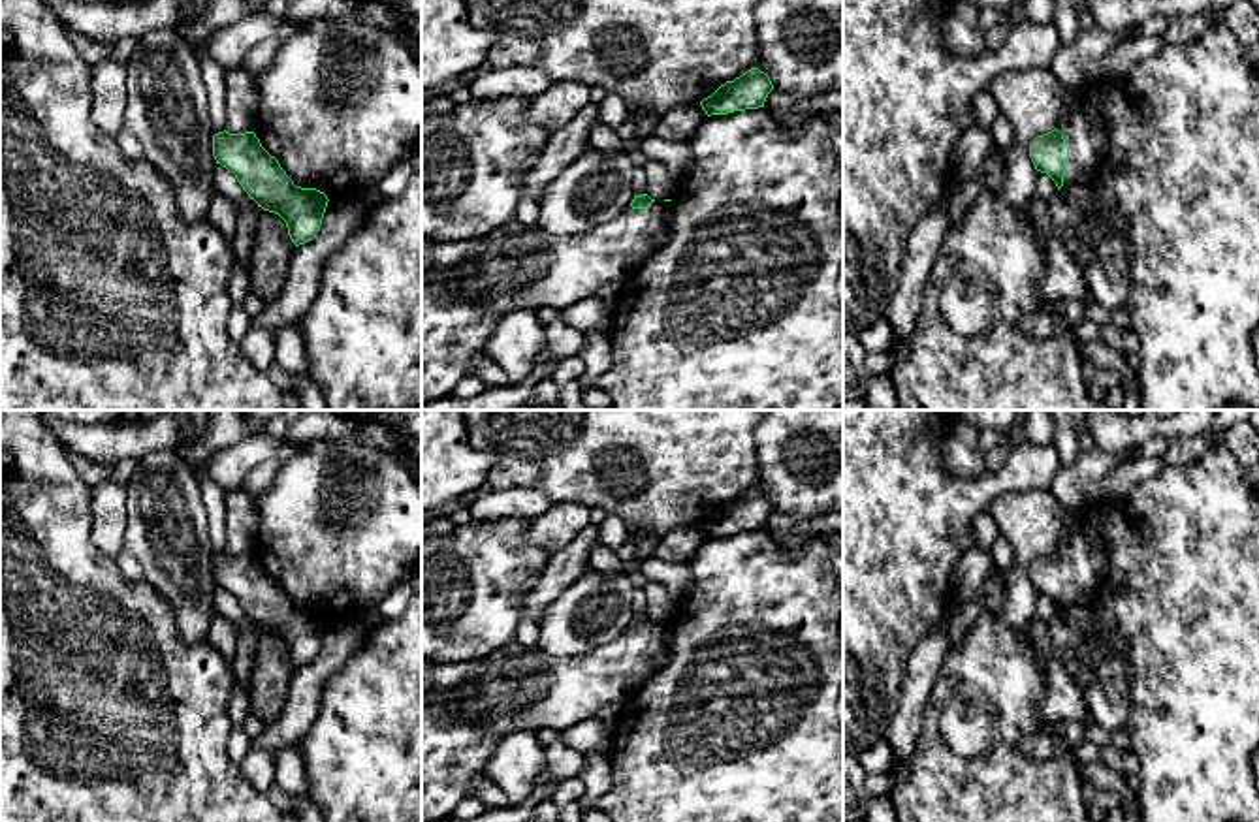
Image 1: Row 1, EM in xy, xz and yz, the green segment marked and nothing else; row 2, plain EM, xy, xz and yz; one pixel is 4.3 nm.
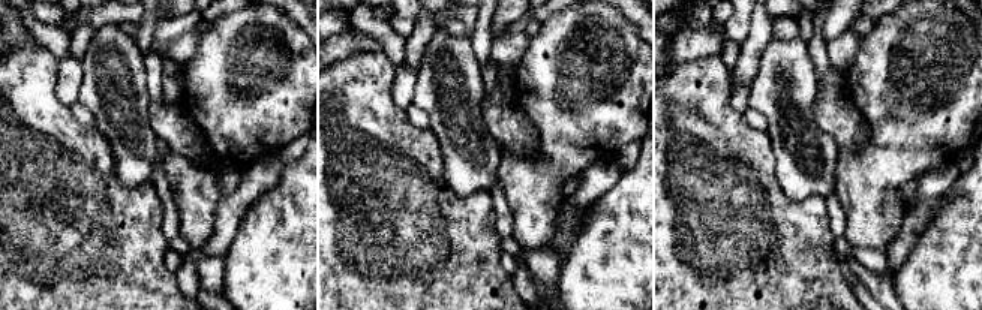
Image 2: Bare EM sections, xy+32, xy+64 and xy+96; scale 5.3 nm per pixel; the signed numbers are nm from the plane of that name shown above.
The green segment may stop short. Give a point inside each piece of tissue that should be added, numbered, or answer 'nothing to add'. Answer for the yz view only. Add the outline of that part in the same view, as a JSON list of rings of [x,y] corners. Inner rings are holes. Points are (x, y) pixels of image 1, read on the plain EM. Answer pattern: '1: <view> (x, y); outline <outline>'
1: yz (1084, 553); outline [[[1080,506],[1063,514],[1063,527],[1056,551],[1069,568],[1069,587],[1063,606],[1084,604],[1097,596],[1108,574],[1108,553],[1101,536],[1084,519],[1090,508]]]

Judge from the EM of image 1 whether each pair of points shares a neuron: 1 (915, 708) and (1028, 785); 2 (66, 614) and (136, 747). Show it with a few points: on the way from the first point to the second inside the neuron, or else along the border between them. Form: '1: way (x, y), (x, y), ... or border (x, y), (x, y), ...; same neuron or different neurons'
1: border (940, 672), (924, 708), (911, 757); different neurons
2: way (66, 648), (66, 678), (102, 713); same neuron

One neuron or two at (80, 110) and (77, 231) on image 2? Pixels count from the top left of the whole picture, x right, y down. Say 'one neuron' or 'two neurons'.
two neurons

